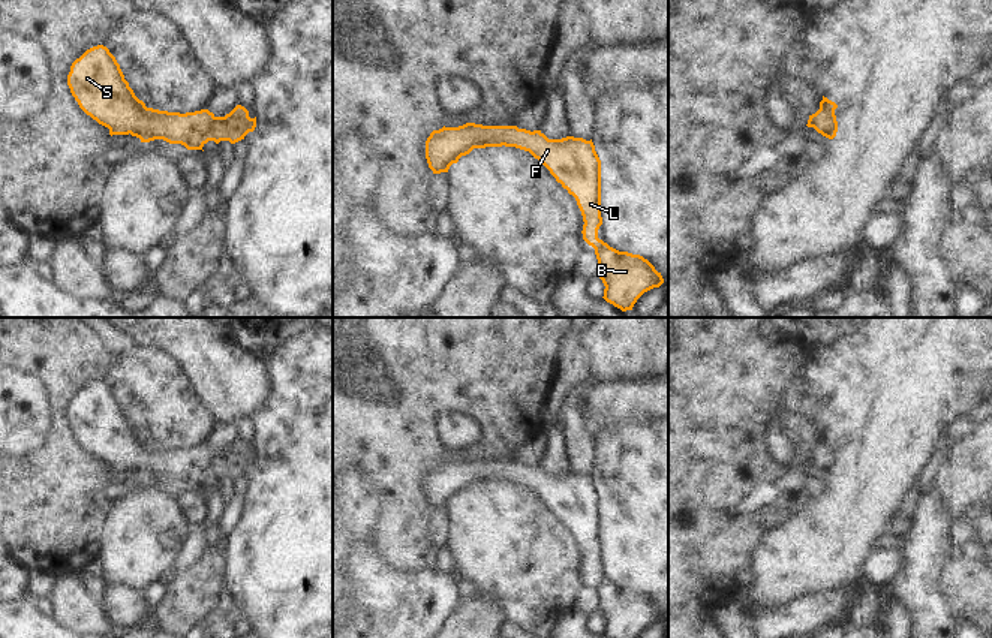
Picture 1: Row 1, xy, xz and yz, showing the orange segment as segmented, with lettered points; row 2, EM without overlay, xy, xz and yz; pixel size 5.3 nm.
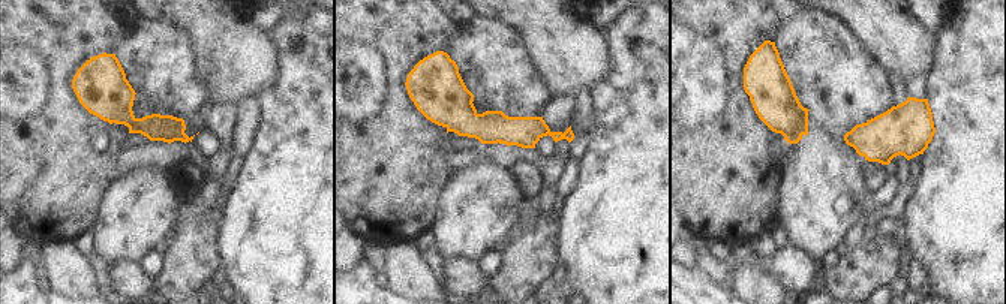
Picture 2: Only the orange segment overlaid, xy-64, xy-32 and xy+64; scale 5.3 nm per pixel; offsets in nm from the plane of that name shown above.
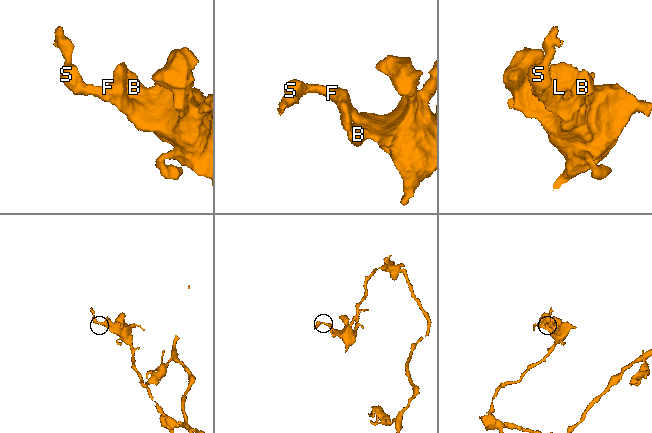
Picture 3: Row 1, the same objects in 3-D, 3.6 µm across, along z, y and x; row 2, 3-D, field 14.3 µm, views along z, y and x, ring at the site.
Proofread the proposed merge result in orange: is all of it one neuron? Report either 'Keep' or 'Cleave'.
Keep

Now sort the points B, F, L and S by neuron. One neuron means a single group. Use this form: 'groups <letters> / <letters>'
groups B F L S

